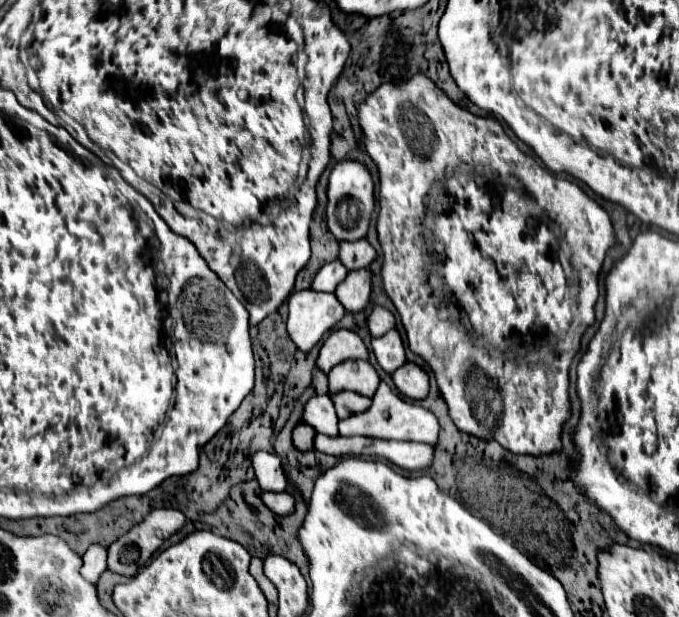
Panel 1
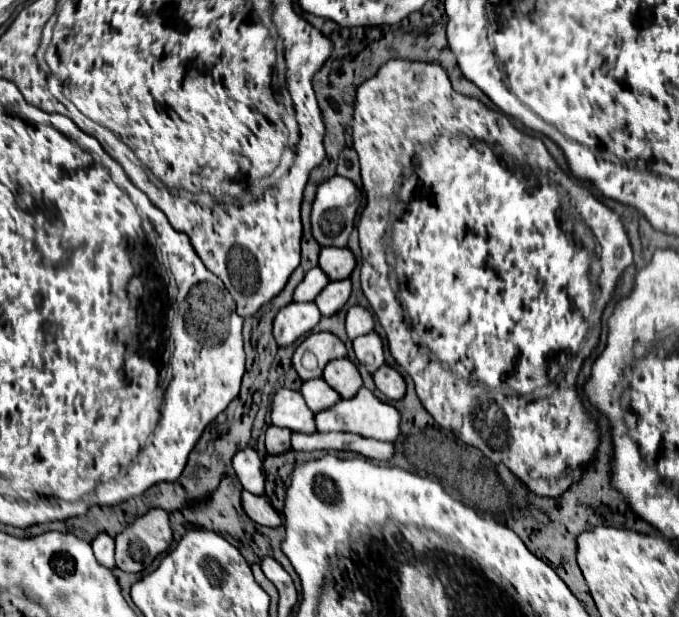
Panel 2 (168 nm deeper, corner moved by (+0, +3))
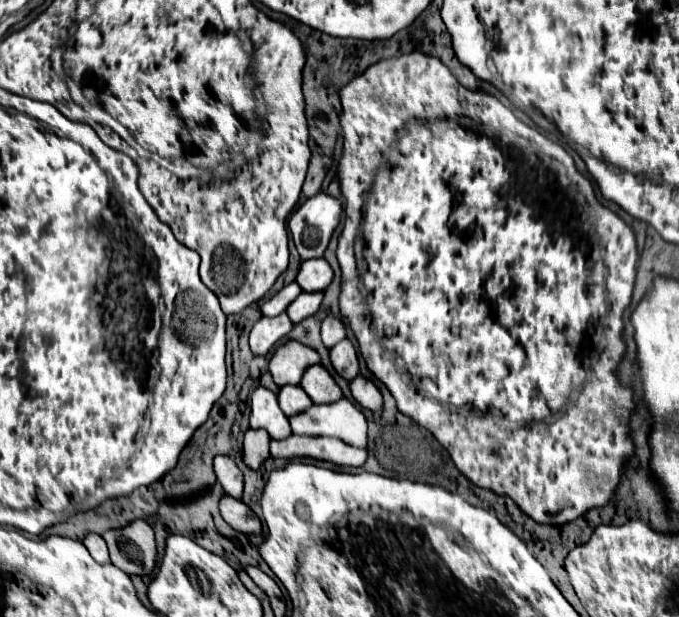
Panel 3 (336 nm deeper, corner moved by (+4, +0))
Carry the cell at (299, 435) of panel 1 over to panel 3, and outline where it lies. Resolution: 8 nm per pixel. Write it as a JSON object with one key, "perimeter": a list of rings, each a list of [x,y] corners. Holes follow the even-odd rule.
{"perimeter":[[[249,429],[243,439],[243,463],[257,471],[265,459],[269,459],[269,435],[263,429]]]}

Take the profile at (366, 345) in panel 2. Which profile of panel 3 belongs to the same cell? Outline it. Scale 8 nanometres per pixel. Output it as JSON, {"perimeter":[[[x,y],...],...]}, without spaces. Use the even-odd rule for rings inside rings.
{"perimeter":[[[339,341],[335,347],[331,347],[329,351],[329,359],[333,369],[347,381],[355,379],[359,375],[359,361],[357,361],[357,351],[353,347],[353,343]]]}

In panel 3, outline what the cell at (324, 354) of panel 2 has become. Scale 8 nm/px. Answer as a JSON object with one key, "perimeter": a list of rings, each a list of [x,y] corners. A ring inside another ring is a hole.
{"perimeter":[[[287,341],[277,347],[269,361],[269,373],[275,385],[299,385],[303,371],[311,365],[319,363],[319,355],[311,351],[311,347],[303,347],[297,341]]]}

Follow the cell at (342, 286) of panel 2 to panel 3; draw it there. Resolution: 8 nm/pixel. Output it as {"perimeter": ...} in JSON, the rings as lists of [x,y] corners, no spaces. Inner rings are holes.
{"perimeter":[[[301,293],[301,295],[285,309],[285,313],[287,313],[287,317],[289,317],[293,323],[299,323],[299,321],[303,321],[305,317],[313,315],[313,313],[319,309],[321,299],[323,299],[323,293]]]}

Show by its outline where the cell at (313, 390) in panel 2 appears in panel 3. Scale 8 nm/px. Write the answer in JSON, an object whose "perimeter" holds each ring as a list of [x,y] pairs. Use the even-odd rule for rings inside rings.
{"perimeter":[[[285,385],[279,393],[277,393],[277,401],[281,411],[287,417],[297,415],[299,411],[305,411],[307,407],[311,407],[311,399],[307,399],[307,393],[303,393],[303,389],[299,385]]]}

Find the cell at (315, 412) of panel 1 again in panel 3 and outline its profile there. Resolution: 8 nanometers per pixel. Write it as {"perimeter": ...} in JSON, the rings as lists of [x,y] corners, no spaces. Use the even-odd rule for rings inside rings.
{"perimeter":[[[255,387],[249,395],[249,405],[251,429],[265,429],[271,439],[285,439],[287,435],[291,435],[289,419],[283,415],[283,411],[279,411],[279,403],[273,391],[265,387]]]}

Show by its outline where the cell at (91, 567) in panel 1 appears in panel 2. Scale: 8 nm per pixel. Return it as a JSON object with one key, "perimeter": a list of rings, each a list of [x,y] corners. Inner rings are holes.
{"perimeter":[[[99,534],[99,536],[91,542],[91,546],[93,546],[95,558],[97,558],[97,562],[99,562],[101,566],[105,566],[105,568],[113,568],[113,566],[115,566],[115,560],[113,560],[115,542],[113,542],[111,536]]]}

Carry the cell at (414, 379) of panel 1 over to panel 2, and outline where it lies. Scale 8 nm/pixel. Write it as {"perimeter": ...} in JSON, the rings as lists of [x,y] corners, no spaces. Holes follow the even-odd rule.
{"perimeter":[[[391,366],[379,368],[379,370],[373,374],[373,378],[375,378],[377,388],[379,388],[387,398],[391,398],[391,400],[401,400],[401,398],[405,396],[405,392],[407,392],[407,382],[405,382],[403,374],[401,374],[399,370],[391,368]]]}

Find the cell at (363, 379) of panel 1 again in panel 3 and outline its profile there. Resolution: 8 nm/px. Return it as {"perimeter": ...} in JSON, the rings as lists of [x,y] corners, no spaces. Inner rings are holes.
{"perimeter":[[[311,365],[303,373],[299,385],[315,405],[319,405],[319,403],[335,403],[339,397],[343,397],[341,389],[333,381],[333,377],[321,365]]]}

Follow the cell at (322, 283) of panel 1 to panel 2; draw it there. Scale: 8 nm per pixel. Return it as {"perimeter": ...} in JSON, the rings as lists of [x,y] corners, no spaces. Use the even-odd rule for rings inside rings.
{"perimeter":[[[317,266],[313,270],[309,270],[303,278],[303,282],[297,286],[295,294],[293,294],[293,300],[295,302],[307,302],[307,300],[313,300],[325,286],[329,284],[329,276]]]}

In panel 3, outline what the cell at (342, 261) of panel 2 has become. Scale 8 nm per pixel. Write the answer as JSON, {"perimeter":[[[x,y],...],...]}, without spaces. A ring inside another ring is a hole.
{"perimeter":[[[309,259],[301,263],[295,283],[301,287],[301,291],[315,293],[315,291],[323,291],[331,283],[331,279],[333,279],[333,271],[325,259]]]}

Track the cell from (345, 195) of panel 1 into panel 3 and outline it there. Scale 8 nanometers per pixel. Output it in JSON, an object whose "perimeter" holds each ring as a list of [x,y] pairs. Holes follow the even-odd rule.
{"perimeter":[[[325,193],[307,199],[287,221],[299,257],[323,257],[327,243],[341,219],[341,203]]]}

